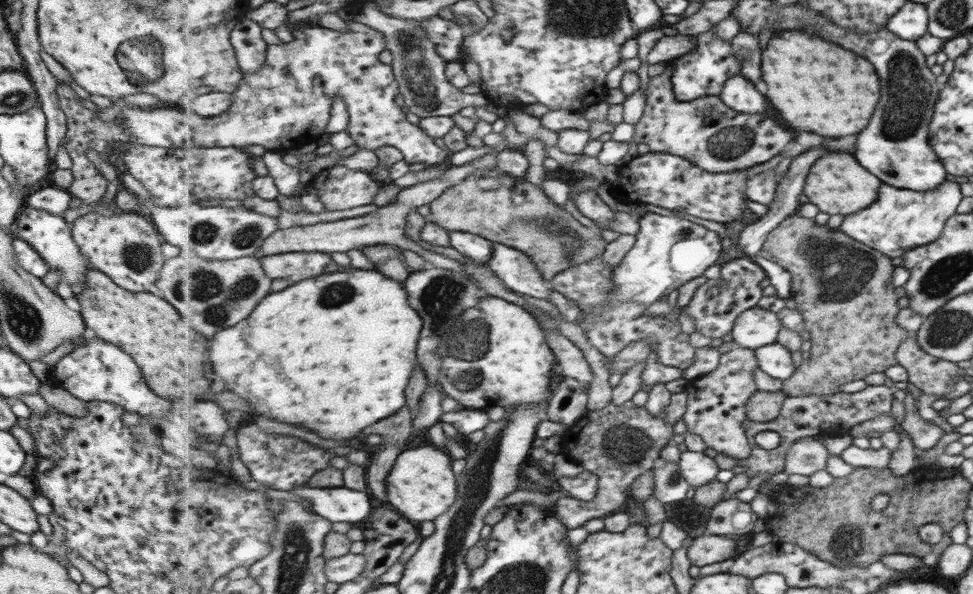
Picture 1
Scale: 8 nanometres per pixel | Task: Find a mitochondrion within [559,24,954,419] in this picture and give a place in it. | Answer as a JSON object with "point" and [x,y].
{"point":[907,95]}

